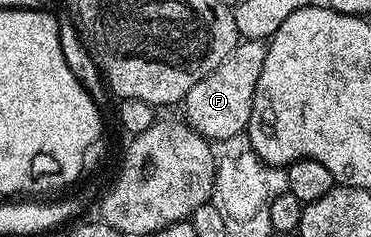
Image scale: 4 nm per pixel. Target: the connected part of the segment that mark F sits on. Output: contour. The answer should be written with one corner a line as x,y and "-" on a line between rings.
247,39
238,42
237,48
195,89
191,89
184,97
184,122
194,127
207,140
220,141
227,137
242,134
249,126
251,105
255,97
255,85
259,81
259,72
263,69
263,57
266,44
259,39

